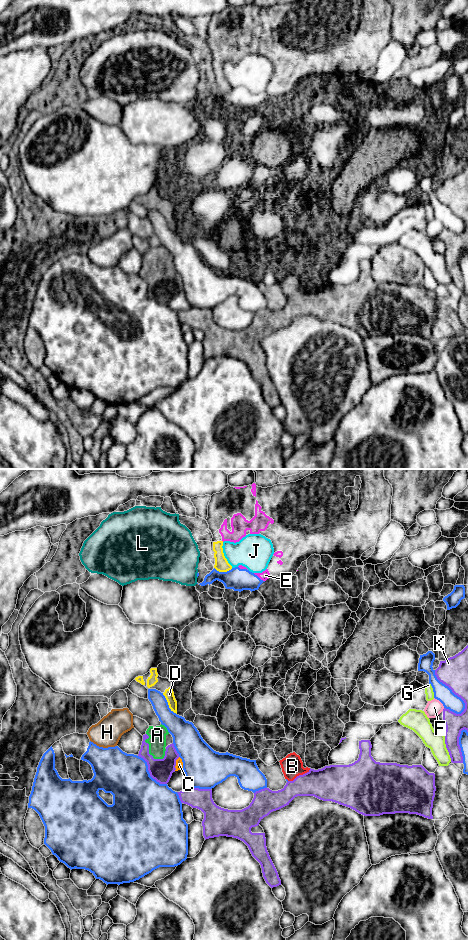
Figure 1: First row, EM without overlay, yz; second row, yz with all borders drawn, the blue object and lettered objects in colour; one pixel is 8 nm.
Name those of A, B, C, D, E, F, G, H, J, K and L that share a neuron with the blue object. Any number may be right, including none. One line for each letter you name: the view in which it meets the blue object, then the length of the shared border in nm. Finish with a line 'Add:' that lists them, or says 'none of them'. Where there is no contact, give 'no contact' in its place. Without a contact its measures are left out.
Add: none of them

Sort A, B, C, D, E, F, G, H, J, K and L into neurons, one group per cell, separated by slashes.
A B C D E G K / F / H / J / L

